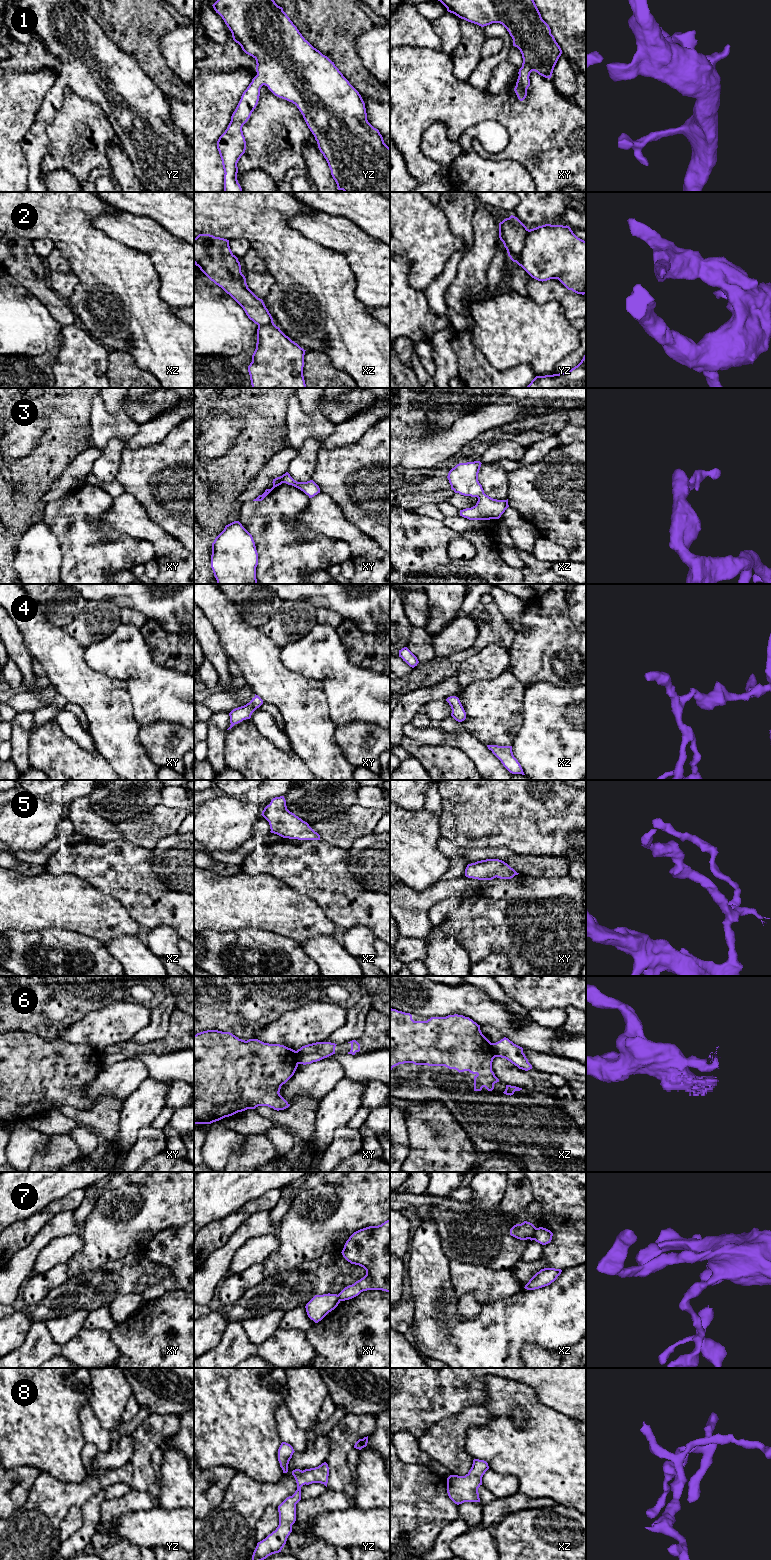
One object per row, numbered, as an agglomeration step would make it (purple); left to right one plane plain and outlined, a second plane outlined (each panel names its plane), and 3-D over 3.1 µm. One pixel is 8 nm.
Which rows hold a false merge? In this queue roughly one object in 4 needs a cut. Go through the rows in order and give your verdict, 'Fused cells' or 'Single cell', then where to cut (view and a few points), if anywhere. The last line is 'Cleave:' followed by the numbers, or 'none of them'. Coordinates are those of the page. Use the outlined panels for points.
1: Single cell. No split
2: Fused cells. Split along yz (529, 230), (519, 259), (516, 262)
3: Fused cells. Split along xy (284, 474), (283, 482)
4: Single cell. No split
5: Single cell. No split
6: Fused cells. Split along xz (491, 1043), (495, 1056)
7: Fused cells. Split along xz (537, 1228), (533, 1239)
8: Single cell. No split
Cleave: 2, 3, 6, 7

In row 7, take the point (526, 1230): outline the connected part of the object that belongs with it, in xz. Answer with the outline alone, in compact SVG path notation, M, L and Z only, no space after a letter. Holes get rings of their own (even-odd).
M524 1221L521 1224L514 1225L510 1229L510 1235L520 1240L530 1239L532 1241L534 1240L536 1229L532 1223Z

